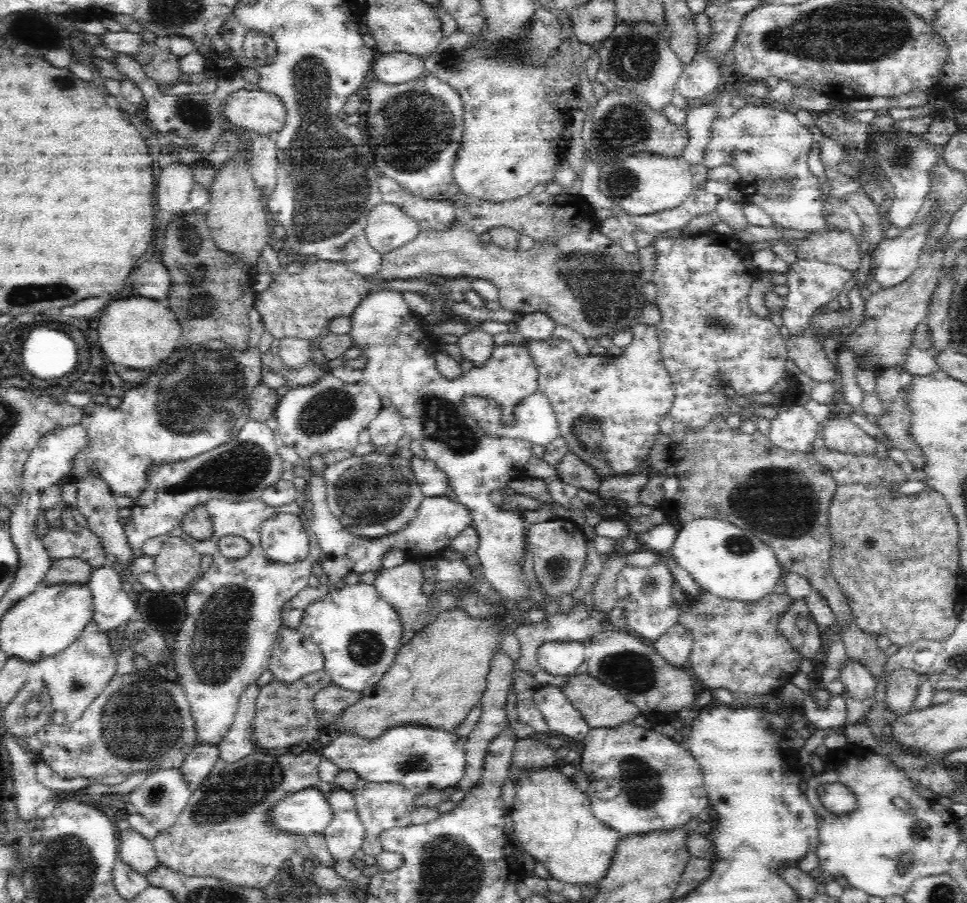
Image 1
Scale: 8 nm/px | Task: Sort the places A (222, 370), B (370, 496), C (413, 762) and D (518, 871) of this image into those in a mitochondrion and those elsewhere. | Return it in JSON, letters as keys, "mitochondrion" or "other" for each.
{"A":"mitochondrion","B":"mitochondrion","C":"mitochondrion","D":"other"}

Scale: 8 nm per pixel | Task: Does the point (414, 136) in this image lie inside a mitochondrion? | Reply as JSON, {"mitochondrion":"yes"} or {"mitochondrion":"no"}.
{"mitochondrion":"yes"}

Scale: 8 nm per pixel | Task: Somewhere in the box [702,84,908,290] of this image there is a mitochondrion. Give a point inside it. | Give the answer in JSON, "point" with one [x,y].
{"point":[769,178]}

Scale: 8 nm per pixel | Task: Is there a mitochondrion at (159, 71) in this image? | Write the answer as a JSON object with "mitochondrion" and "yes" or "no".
{"mitochondrion":"no"}

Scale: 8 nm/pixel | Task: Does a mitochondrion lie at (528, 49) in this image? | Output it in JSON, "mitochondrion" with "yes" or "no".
{"mitochondrion":"yes"}

